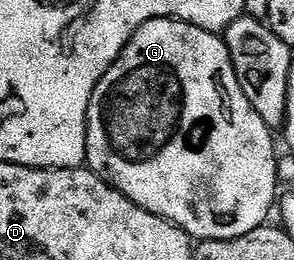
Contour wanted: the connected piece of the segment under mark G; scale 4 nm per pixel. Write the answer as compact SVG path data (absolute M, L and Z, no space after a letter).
M151 19L146 21L139 27L136 32L130 37L130 41L122 49L122 53L110 65L110 69L106 69L106 73L102 77L102 81L98 81L98 85L94 89L94 97L90 97L90 109L88 110L88 132L86 133L86 149L88 157L86 160L87 166L94 172L98 178L105 179L110 186L122 192L122 194L130 201L134 201L134 205L138 205L142 209L146 209L150 213L154 213L163 219L169 219L176 227L180 227L189 237L196 241L205 239L237 239L242 237L242 233L250 233L250 229L258 229L265 226L268 215L268 210L273 210L274 204L278 199L278 154L276 155L276 143L272 140L274 135L273 128L266 125L266 121L262 121L262 117L258 117L258 113L254 113L254 105L250 105L250 101L246 101L246 93L242 93L242 85L238 85L238 77L236 70L232 64L232 58L228 52L228 45L217 32L207 31L206 29L198 29L189 23L183 23L177 19Z

